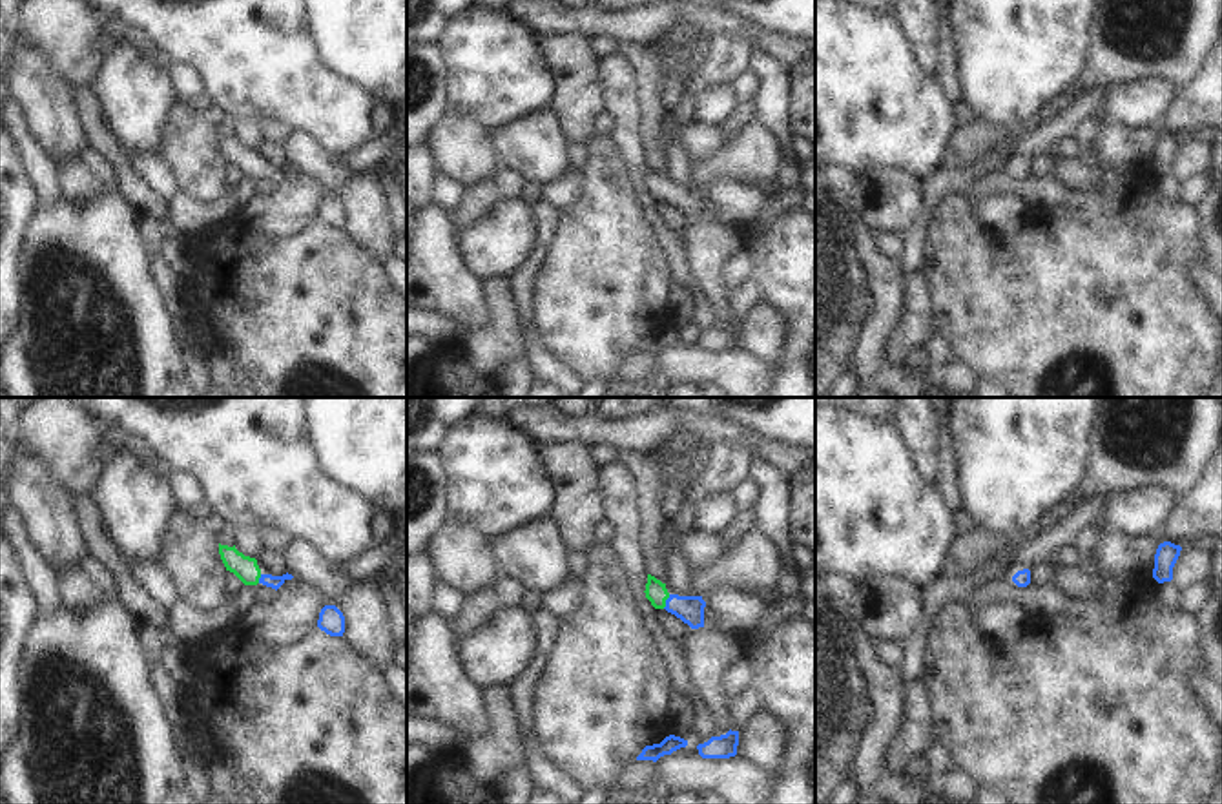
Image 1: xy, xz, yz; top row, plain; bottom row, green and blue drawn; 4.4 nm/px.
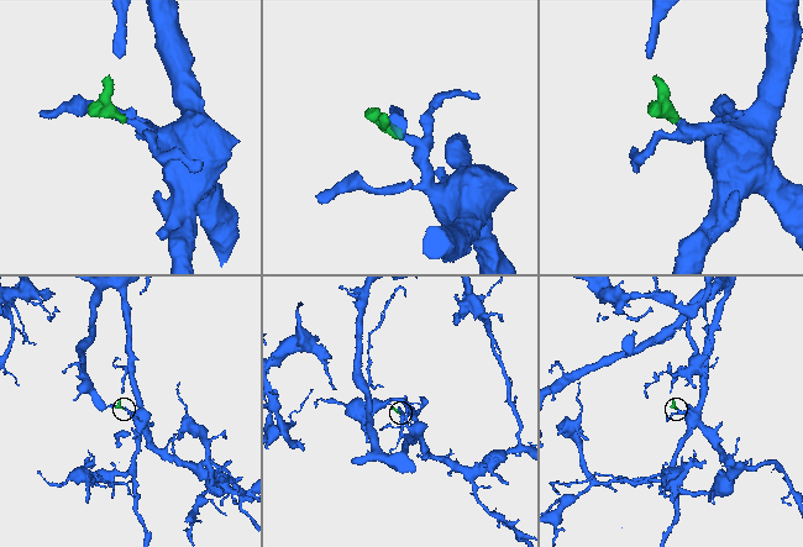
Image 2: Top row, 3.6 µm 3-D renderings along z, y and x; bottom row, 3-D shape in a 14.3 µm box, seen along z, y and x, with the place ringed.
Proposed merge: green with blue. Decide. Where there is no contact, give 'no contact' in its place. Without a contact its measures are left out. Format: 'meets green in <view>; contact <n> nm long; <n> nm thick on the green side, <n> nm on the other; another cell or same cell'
meets green in xz; contact 70 nm long; 100 nm thick on the green side, 120 nm on the other; same cell

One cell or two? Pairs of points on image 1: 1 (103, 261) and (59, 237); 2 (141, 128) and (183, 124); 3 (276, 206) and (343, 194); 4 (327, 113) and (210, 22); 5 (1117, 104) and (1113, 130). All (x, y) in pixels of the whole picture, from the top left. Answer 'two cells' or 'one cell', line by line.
1: one cell
2: two cells
3: one cell
4: one cell
5: two cells

